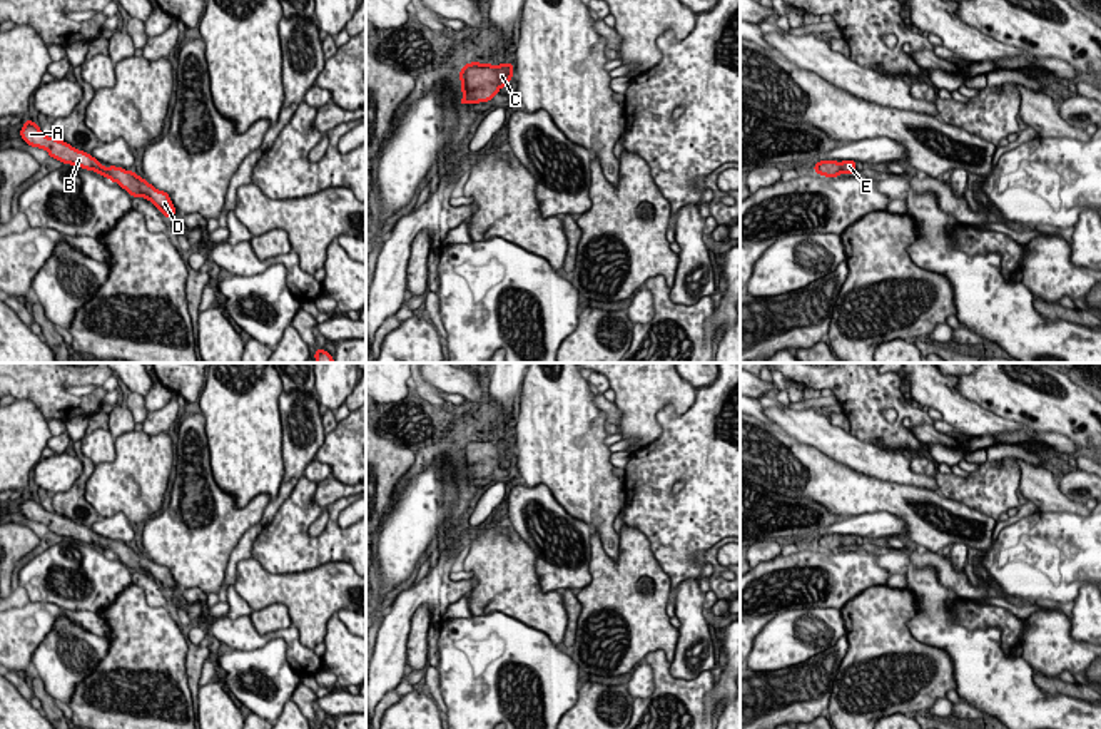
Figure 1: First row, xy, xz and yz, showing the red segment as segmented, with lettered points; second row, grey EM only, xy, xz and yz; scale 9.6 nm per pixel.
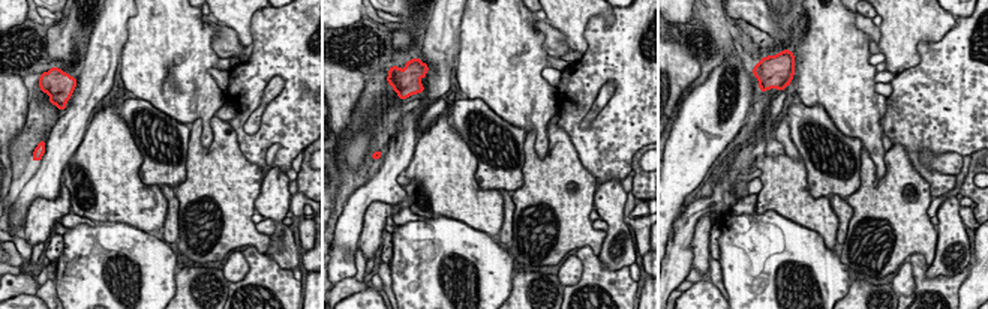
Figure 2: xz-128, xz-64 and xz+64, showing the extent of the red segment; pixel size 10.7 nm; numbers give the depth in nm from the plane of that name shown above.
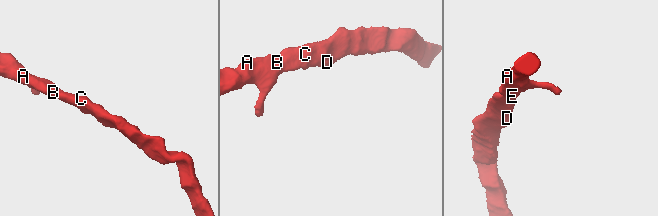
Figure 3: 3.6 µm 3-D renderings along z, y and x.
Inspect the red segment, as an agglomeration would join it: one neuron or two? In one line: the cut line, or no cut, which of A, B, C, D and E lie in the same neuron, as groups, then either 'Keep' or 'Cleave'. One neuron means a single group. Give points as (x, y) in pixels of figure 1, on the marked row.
No split. Groups: A B C D E. Keep

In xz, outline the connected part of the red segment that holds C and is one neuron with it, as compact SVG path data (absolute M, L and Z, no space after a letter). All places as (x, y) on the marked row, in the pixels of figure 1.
M466 64L459 70L463 92L459 104L464 105L466 102L488 102L500 92L501 87L506 87L513 77L513 64Z

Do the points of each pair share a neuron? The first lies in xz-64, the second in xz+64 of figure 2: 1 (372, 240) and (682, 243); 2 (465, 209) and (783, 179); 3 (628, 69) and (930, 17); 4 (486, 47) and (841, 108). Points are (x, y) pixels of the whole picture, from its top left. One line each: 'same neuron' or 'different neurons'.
1: different neurons
2: same neuron
3: different neurons
4: same neuron

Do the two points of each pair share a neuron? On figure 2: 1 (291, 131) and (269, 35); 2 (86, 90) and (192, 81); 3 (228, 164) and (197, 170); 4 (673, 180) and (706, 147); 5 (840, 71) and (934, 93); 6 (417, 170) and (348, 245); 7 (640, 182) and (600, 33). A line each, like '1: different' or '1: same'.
1: same
2: different
3: same
4: same
5: different
6: different
7: different

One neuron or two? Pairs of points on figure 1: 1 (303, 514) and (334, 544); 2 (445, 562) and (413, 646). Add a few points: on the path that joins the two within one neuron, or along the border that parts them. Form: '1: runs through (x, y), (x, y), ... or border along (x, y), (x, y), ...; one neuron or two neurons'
1: runs through (299, 527), (299, 532), (311, 544), (321, 544); one neuron
2: border along (425, 602), (413, 614), (406, 641); two neurons

